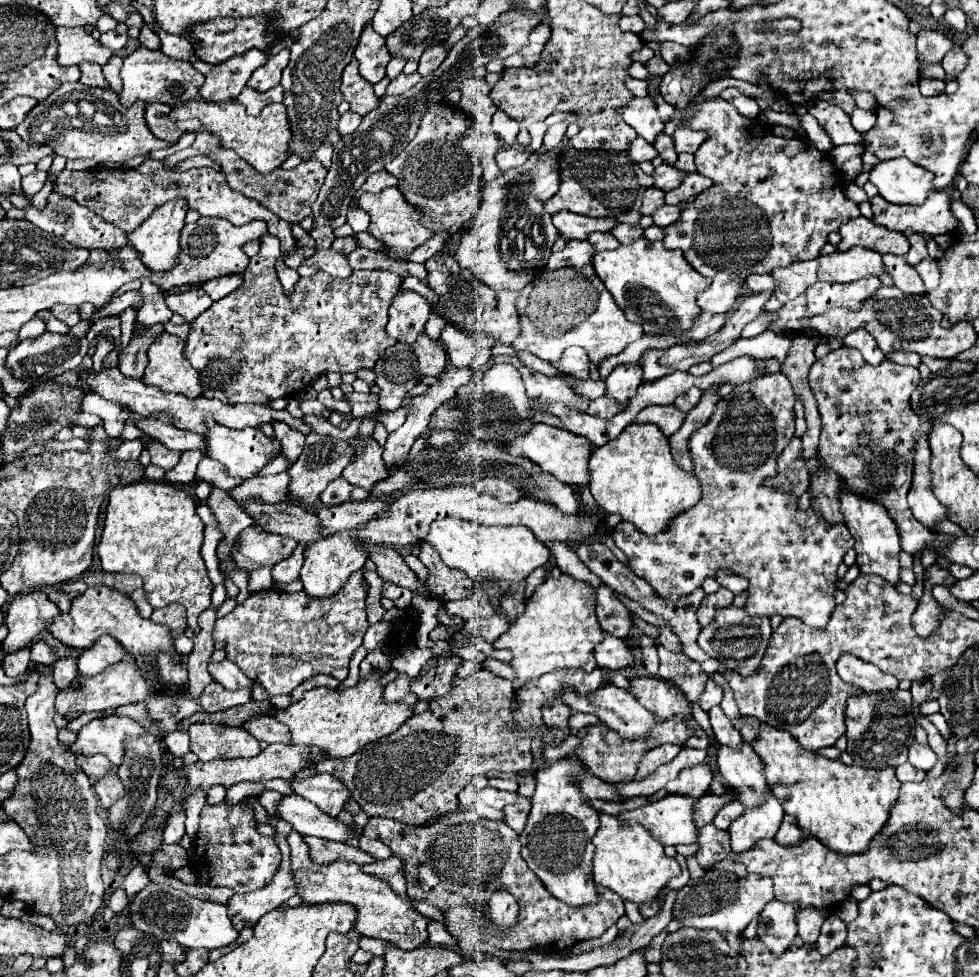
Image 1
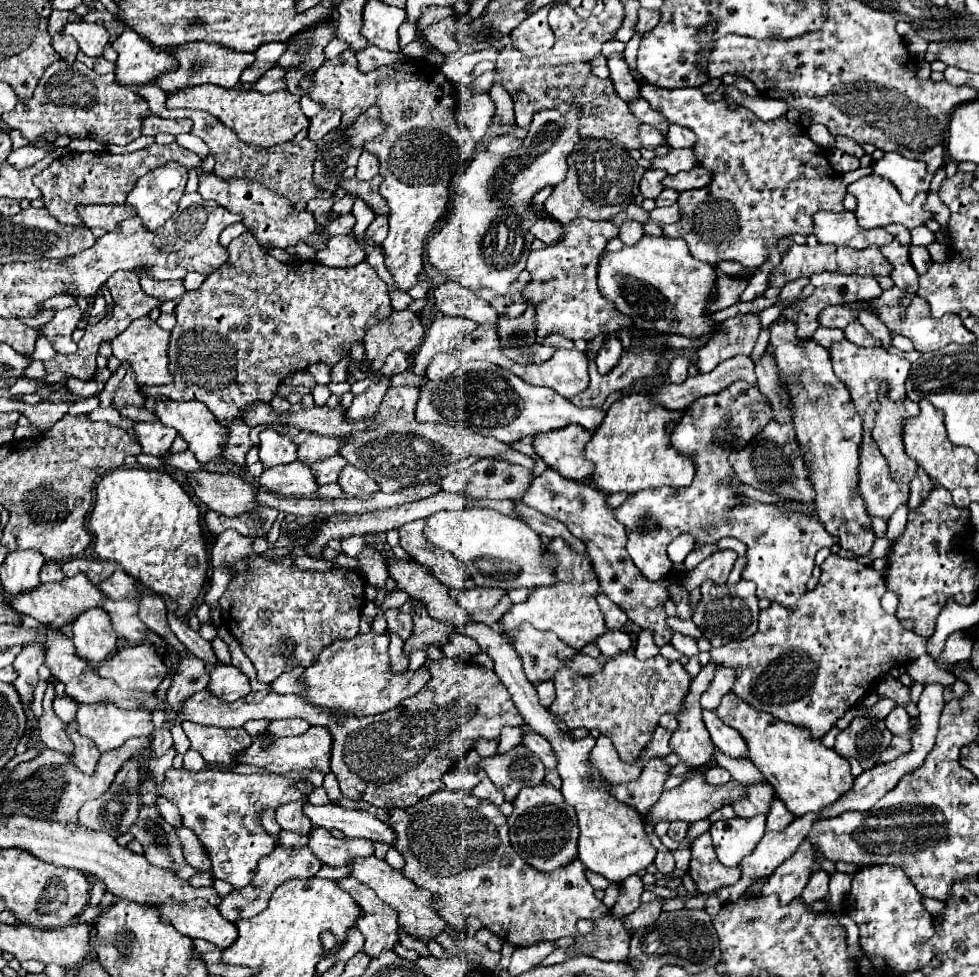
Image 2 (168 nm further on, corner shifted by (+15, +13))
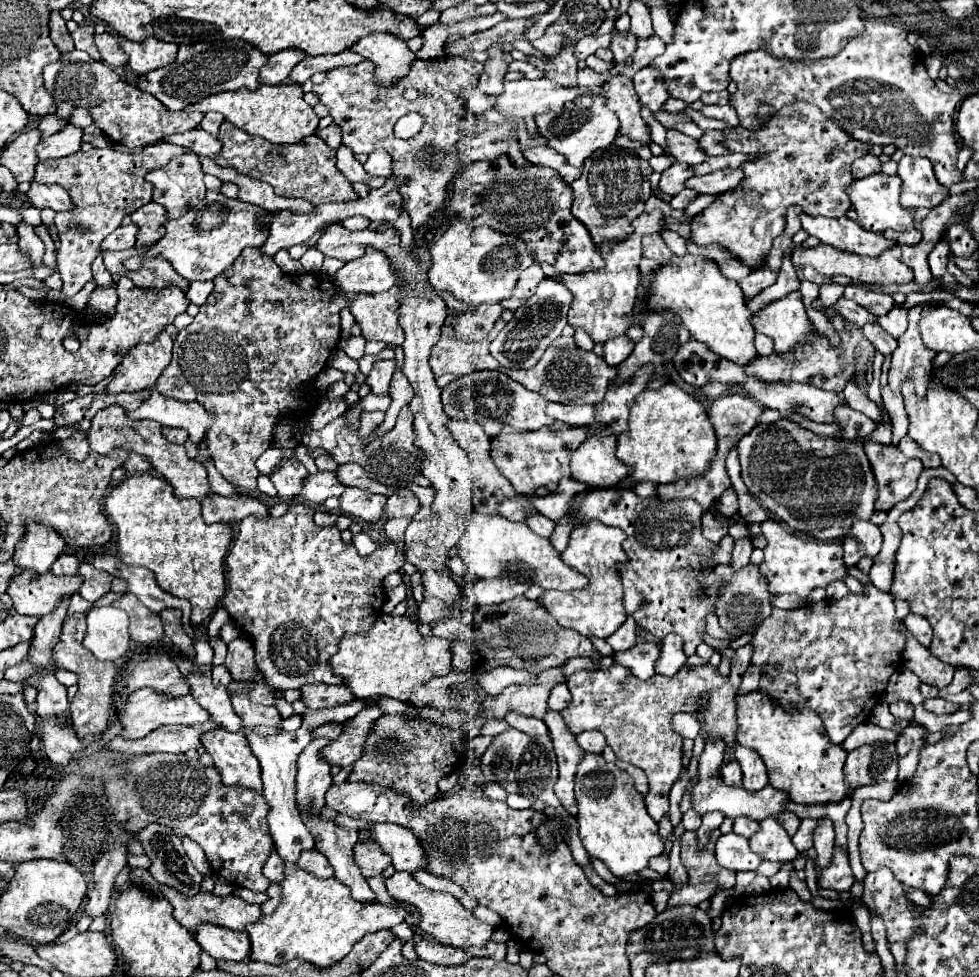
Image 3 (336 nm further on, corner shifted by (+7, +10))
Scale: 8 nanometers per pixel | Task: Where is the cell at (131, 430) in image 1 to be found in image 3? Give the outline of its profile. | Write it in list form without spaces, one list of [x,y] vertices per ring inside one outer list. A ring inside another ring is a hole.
[[[162,427],[162,433],[170,443],[178,443],[178,445],[182,445],[188,439],[184,429],[176,429],[176,427]]]

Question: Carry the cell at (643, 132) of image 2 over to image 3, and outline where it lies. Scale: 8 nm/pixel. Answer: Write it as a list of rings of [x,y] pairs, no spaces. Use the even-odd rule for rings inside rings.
[[[668,129],[668,151],[678,161],[684,161],[688,165],[698,165],[700,161],[708,159],[708,155],[700,149],[696,139],[692,139],[680,131],[674,131],[674,129]]]

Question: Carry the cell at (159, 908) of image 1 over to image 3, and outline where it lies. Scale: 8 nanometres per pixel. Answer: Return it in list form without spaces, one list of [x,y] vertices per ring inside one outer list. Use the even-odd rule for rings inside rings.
[[[204,923],[196,931],[196,941],[216,961],[248,961],[250,959],[248,933],[238,933],[218,925]]]

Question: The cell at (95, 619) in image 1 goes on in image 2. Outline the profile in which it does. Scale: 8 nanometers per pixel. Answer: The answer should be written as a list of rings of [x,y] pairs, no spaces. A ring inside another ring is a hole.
[[[80,572],[74,578],[64,578],[62,582],[42,584],[36,590],[32,590],[30,594],[22,594],[18,598],[12,598],[10,604],[14,610],[36,618],[40,624],[48,624],[50,628],[62,630],[64,626],[72,624],[82,612],[86,612],[90,608],[102,608],[102,604],[106,600],[108,600],[108,596],[104,592],[100,592],[100,588],[96,584],[92,584],[84,572]]]

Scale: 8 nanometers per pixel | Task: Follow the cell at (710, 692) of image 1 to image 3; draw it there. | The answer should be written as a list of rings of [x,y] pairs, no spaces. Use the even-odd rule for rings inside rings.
[[[750,665],[748,671],[746,671],[746,675],[744,675],[744,679],[742,679],[742,687],[740,687],[738,693],[746,695],[746,693],[756,691],[758,689],[758,683],[760,683],[760,675],[762,675],[762,669],[756,667],[756,665]]]

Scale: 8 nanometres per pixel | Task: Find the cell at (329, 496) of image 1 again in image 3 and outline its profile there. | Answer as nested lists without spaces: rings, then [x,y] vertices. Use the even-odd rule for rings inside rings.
[[[348,463],[348,465],[338,467],[336,475],[338,475],[338,479],[340,479],[344,485],[368,489],[368,491],[372,491],[372,493],[382,493],[382,495],[388,495],[388,493],[390,493],[390,489],[388,489],[386,485],[382,485],[380,481],[372,481],[372,477],[368,477],[368,473],[364,471],[364,467],[360,467],[360,465],[356,465],[356,463]]]

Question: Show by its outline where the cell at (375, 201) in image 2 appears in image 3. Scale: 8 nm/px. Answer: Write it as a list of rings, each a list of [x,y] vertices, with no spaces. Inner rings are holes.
[[[340,147],[338,149],[338,169],[342,171],[342,175],[348,179],[348,181],[362,181],[366,183],[370,189],[376,189],[380,185],[384,185],[384,177],[372,177],[364,171],[362,163],[354,157],[354,153],[348,149],[348,147]]]

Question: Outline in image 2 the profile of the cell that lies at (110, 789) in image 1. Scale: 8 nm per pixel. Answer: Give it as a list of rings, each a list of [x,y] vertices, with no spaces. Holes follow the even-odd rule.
[[[76,722],[68,724],[68,736],[70,736],[70,740],[72,740],[74,746],[76,746],[76,752],[74,752],[74,756],[72,756],[76,768],[78,768],[80,772],[92,776],[94,770],[96,770],[96,762],[98,762],[98,758],[100,758],[100,752],[92,746],[92,742],[90,742],[88,738],[84,738],[84,736],[80,736],[80,734],[76,732]]]

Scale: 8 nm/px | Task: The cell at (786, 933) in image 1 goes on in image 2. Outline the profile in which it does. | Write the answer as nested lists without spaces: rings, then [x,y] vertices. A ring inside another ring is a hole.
[[[802,842],[798,846],[798,850],[792,857],[784,860],[776,870],[774,874],[764,880],[762,884],[762,896],[772,896],[772,894],[778,894],[778,900],[780,900],[780,906],[786,906],[788,902],[792,902],[794,898],[798,898],[810,878],[810,866],[814,860],[820,860],[820,865],[828,874],[834,874],[836,872],[836,866],[828,860],[824,860],[820,854],[818,854],[818,848],[816,845],[810,844],[810,842]]]

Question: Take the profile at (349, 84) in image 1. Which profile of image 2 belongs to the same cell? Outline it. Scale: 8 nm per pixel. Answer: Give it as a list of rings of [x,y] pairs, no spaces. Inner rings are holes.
[[[346,50],[338,58],[326,60],[314,74],[314,88],[310,98],[322,102],[328,110],[342,110],[342,124],[352,124],[360,110],[368,106],[378,106],[388,130],[364,144],[364,150],[374,154],[380,162],[380,174],[384,182],[380,184],[380,194],[390,206],[390,230],[384,240],[386,268],[398,290],[408,292],[416,286],[416,274],[422,270],[424,240],[430,236],[438,218],[446,212],[448,204],[448,184],[456,172],[462,172],[474,152],[476,144],[470,138],[466,126],[462,126],[456,114],[454,88],[444,78],[438,66],[426,64],[422,60],[396,62],[390,66],[380,66],[370,74],[358,72],[356,56]],[[404,110],[412,110],[412,116],[404,116]]]

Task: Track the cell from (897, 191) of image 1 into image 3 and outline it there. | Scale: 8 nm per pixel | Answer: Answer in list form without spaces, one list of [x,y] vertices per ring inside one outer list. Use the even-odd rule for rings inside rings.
[[[904,155],[898,165],[898,175],[902,179],[900,203],[906,209],[932,209],[948,197],[948,189],[944,185],[938,189],[938,179],[934,177],[932,163],[928,159]]]

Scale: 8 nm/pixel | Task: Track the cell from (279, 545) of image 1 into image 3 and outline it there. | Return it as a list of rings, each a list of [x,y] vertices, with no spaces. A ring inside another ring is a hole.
[[[212,491],[202,501],[202,517],[206,523],[238,523],[248,515],[260,517],[258,511],[268,515],[268,505],[264,501],[248,497],[248,495],[222,497]]]

